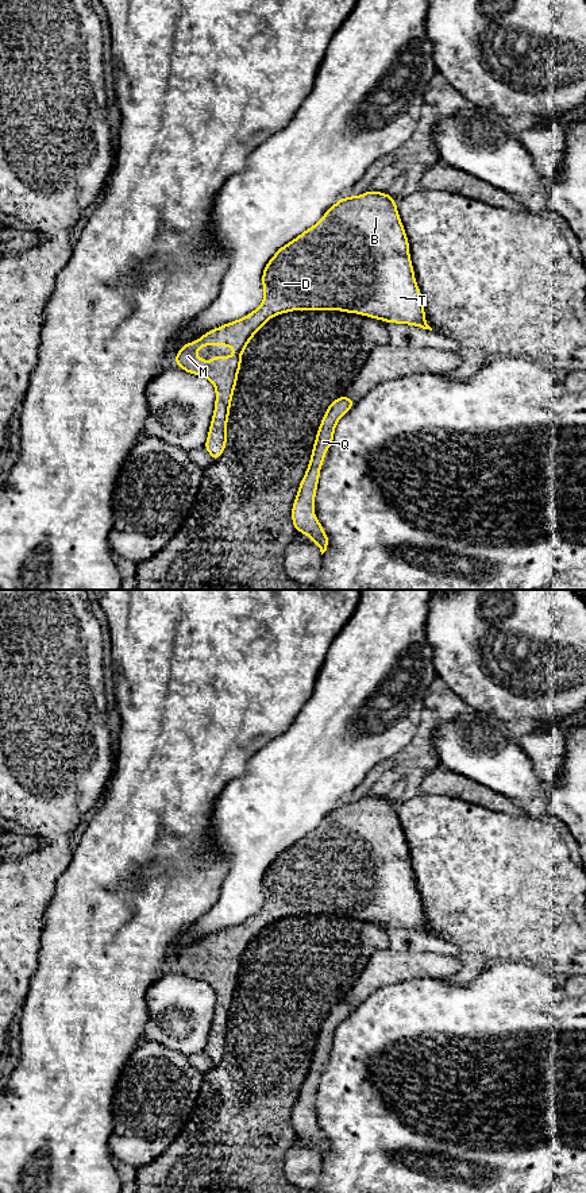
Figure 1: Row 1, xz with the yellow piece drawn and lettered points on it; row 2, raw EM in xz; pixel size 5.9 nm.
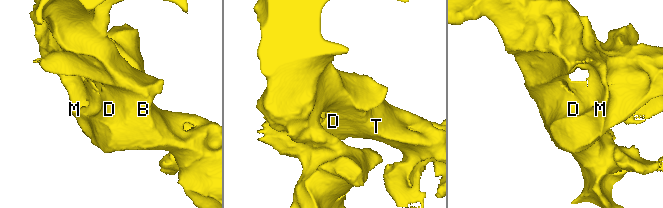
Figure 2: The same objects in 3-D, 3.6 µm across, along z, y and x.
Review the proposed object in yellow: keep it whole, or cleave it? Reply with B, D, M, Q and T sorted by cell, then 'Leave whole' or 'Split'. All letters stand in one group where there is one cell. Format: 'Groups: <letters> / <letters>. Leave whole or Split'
Groups: B D M Q T. Leave whole

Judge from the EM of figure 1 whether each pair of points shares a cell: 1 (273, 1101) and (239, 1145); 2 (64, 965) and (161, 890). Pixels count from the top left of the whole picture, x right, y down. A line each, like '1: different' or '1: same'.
1: same
2: same

